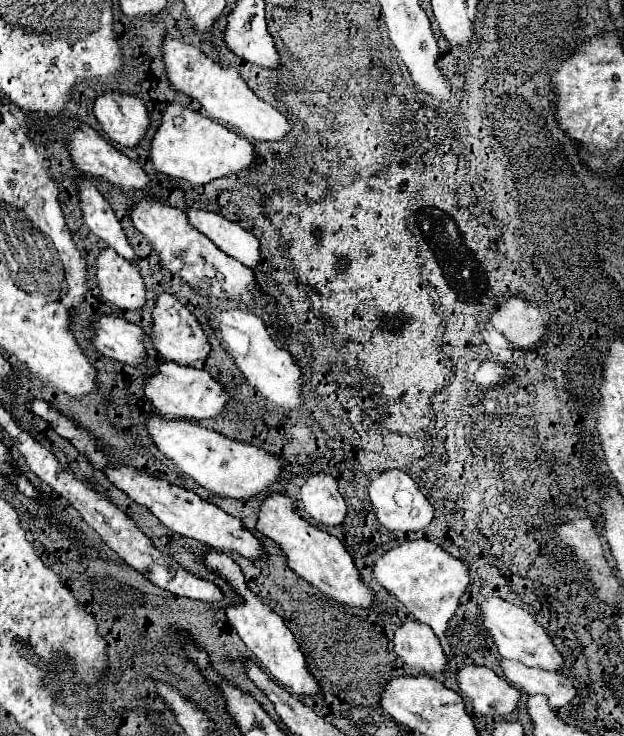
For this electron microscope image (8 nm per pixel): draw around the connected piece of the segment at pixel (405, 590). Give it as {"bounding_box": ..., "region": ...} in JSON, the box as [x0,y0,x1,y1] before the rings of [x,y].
{"bounding_box":[373,539,471,659],"region":[[[425,539],[405,541],[403,545],[381,555],[373,565],[375,581],[379,581],[379,585],[389,595],[393,595],[399,603],[403,603],[419,623],[425,623],[435,631],[447,659],[451,659],[451,647],[445,643],[445,629],[447,621],[453,617],[459,605],[461,595],[467,589],[471,589],[471,579],[467,573],[469,573],[467,565],[461,559],[451,557],[439,545]]]}

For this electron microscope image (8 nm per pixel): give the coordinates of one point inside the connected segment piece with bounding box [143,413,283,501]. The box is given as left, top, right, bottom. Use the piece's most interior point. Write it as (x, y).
(228, 468)

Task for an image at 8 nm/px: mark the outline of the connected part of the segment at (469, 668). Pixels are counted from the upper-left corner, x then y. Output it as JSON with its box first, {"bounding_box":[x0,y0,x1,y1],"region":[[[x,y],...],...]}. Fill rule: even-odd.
{"bounding_box":[457,665,519,717],"region":[[[465,665],[463,669],[457,671],[457,683],[461,689],[461,695],[471,701],[473,713],[483,715],[483,717],[509,717],[517,709],[519,701],[519,691],[509,685],[505,679],[501,679],[495,671],[479,665]]]}

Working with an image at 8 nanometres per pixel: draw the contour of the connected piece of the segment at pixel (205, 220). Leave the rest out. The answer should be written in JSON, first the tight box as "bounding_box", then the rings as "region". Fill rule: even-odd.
{"bounding_box":[187,209,259,267],"region":[[[191,209],[187,211],[191,225],[211,239],[223,253],[241,261],[247,267],[259,265],[259,241],[239,225],[229,225],[229,219],[217,213]]]}

